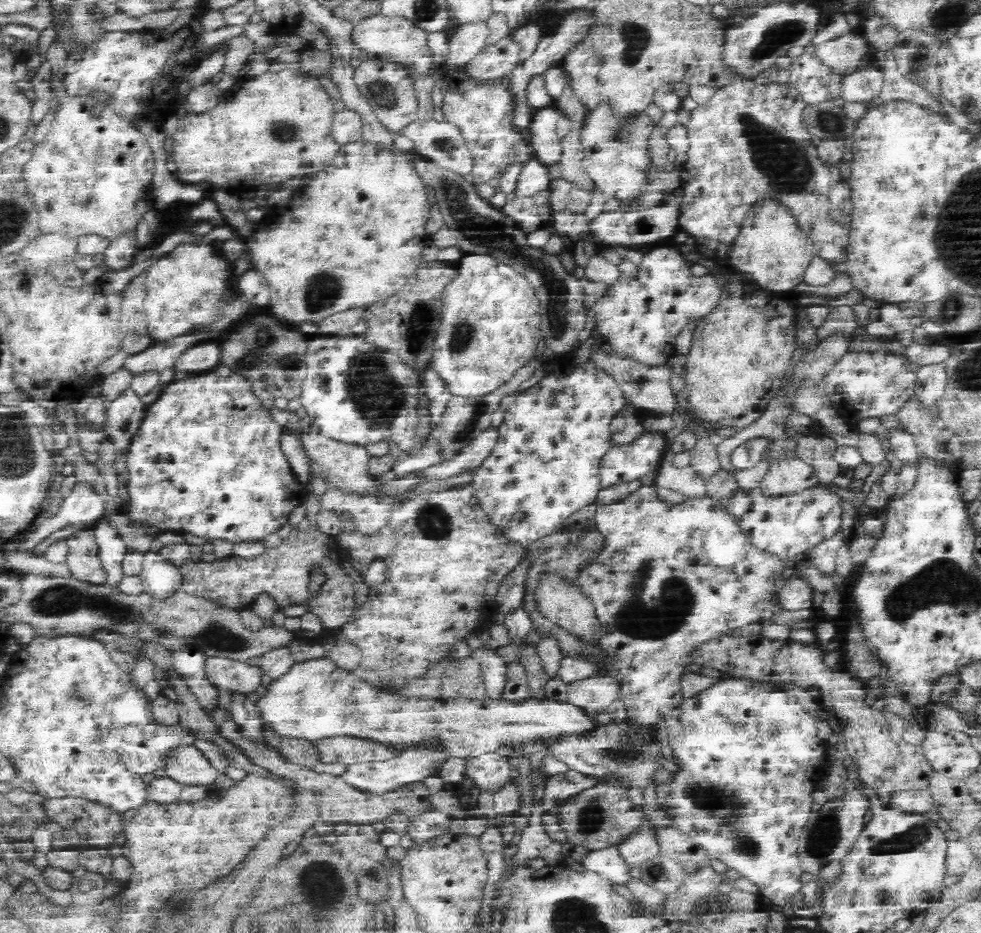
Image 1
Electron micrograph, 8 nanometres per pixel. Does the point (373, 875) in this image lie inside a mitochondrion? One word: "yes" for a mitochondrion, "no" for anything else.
yes

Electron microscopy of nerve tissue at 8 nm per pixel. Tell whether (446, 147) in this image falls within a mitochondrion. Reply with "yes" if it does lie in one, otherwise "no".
yes

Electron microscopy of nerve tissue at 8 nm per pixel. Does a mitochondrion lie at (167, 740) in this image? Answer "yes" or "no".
no

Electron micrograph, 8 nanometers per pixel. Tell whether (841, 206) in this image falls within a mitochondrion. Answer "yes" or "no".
no

